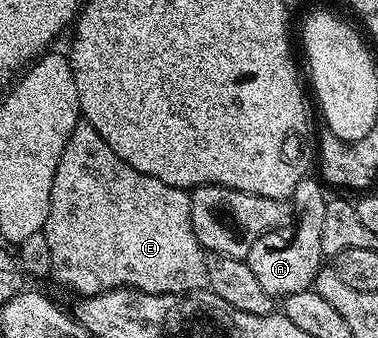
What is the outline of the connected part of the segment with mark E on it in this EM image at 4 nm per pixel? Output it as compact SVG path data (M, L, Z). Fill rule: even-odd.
M79 123L77 127L72 131L72 135L68 139L68 143L64 147L64 155L60 155L60 167L56 167L56 179L52 179L52 199L50 200L50 206L48 207L48 219L46 220L46 228L44 230L47 241L49 254L51 256L51 269L49 276L55 278L66 289L71 289L74 295L81 295L84 297L90 297L93 293L103 293L109 289L139 289L145 293L196 293L207 288L206 283L206 254L207 250L203 249L202 244L196 239L196 231L192 231L192 215L190 214L190 194L187 190L177 189L172 187L168 183L160 183L160 179L156 179L152 175L144 175L144 171L136 171L136 167L132 167L128 163L124 163L124 159L120 159L120 155L116 155L112 151L112 147L108 147L108 143L104 143L102 136L96 132L91 125L85 123Z

